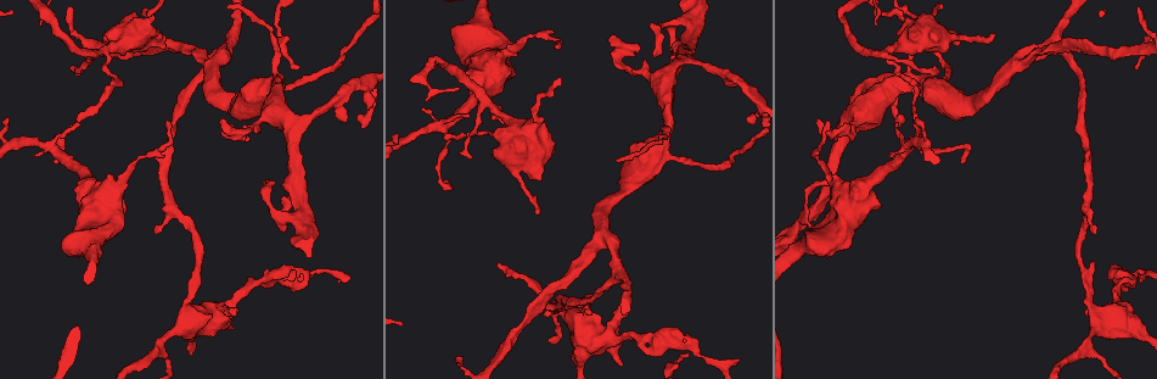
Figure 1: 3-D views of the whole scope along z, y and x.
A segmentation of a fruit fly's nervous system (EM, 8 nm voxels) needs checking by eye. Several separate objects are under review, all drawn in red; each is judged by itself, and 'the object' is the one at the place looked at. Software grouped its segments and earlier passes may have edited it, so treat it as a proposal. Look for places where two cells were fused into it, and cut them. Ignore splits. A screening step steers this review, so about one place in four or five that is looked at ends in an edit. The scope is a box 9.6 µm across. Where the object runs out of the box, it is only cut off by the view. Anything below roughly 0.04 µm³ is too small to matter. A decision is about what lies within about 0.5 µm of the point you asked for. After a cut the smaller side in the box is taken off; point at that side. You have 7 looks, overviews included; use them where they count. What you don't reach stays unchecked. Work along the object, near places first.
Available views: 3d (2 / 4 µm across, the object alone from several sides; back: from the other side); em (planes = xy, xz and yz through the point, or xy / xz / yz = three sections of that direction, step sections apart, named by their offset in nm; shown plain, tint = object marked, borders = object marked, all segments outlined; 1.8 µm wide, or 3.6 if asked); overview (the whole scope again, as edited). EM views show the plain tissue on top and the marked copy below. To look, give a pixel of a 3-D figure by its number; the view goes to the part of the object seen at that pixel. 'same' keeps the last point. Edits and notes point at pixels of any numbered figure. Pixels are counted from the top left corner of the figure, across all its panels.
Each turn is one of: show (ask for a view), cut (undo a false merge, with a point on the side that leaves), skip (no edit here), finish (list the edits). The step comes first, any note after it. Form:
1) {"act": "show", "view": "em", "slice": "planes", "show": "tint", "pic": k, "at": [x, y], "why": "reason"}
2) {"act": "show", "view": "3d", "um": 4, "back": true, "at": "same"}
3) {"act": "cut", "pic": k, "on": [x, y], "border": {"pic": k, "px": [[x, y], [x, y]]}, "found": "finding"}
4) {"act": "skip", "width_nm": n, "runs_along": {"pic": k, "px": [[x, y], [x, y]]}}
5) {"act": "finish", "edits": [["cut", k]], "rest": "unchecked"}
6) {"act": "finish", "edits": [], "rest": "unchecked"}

{"act": "show", "view": "em", "um": 3.6, "slice": "xz", "step": 16, "show": "tint", "pic": 1, "at": [612, 340], "why": "sudden change in width"}

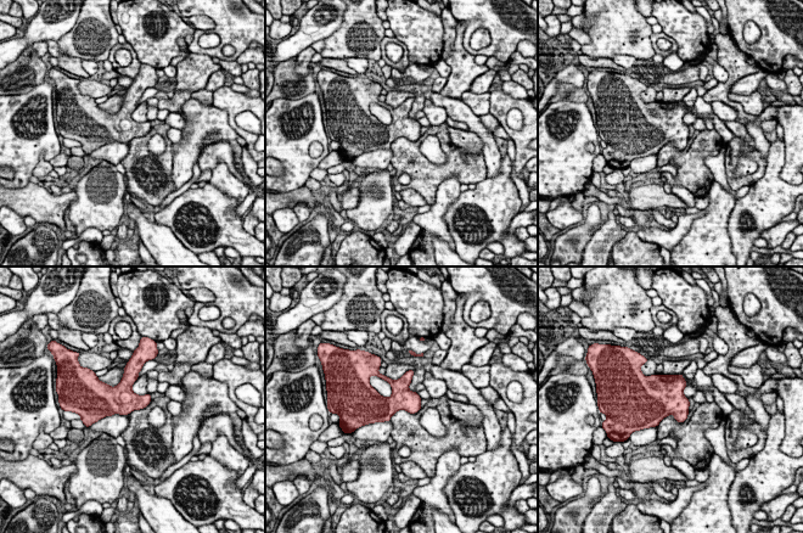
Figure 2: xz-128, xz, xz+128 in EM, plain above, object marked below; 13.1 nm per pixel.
{"act": "show", "view": "em", "um": 3.6, "slice": "planes", "show": "tint", "at": "same", "why": "cut it another way"}

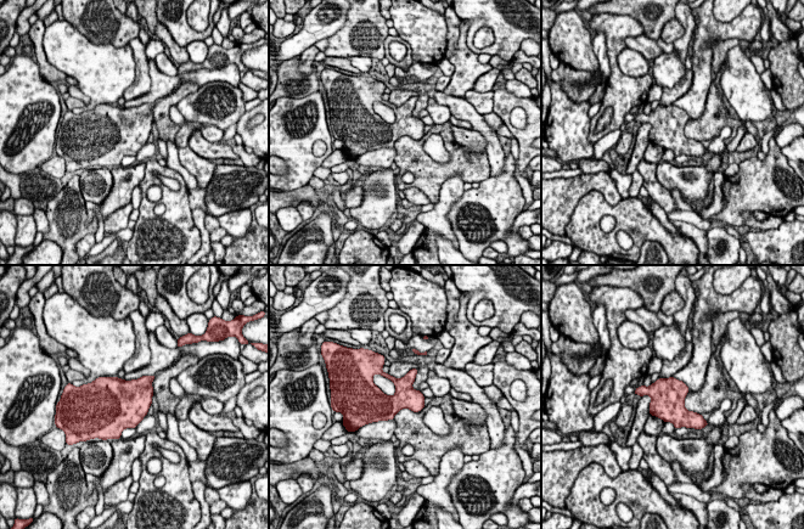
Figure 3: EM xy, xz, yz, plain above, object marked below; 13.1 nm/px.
{"act": "skip", "width_nm": 320, "found": "one cell here"}

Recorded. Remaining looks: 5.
{"act": "show", "view": "em", "slice": "planes", "show": "tint", "pic": 1, "at": [111, 85]}

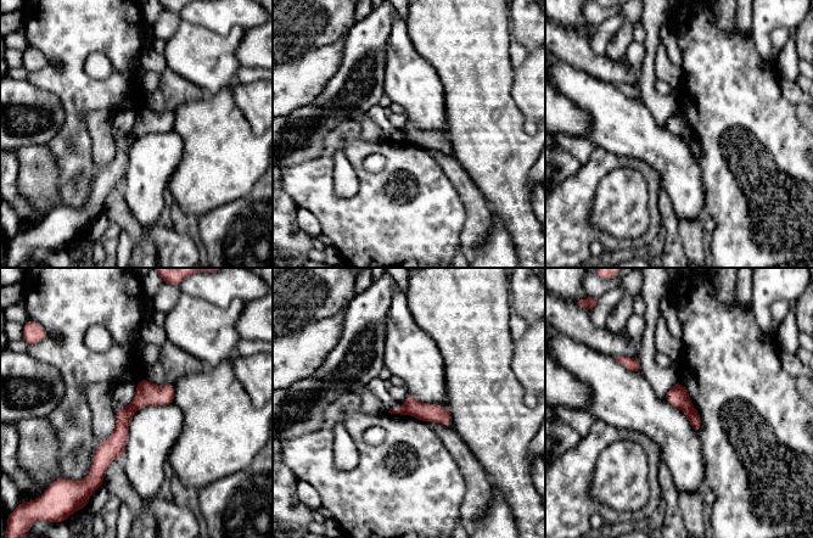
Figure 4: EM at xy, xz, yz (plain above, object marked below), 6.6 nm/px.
{"act": "cut", "pic": 4, "on": [430, 413], "border": {"pic": 4, "px": [[404, 403], [408, 413]]}, "found": "two cells meet here"}

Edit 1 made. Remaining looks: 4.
{"act": "show", "view": "overview", "why": "redraw"}

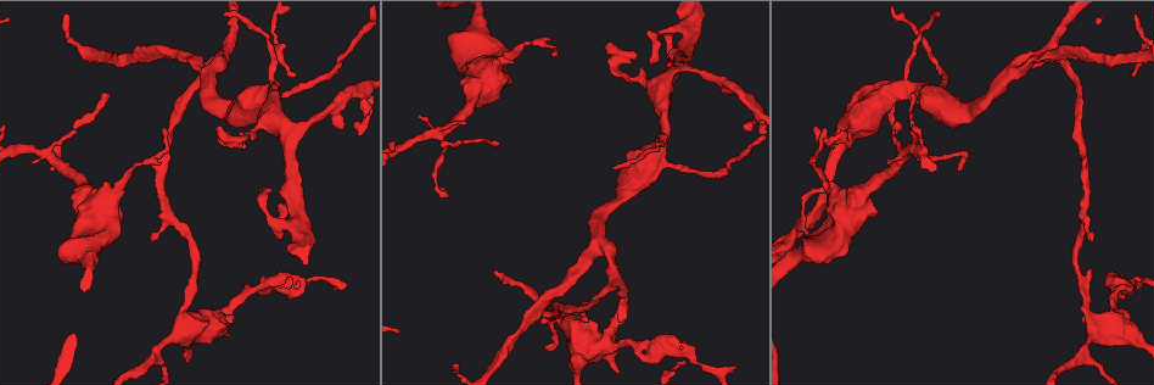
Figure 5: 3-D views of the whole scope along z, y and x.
{"act": "show", "view": "3d", "um": 2, "pic": 5, "at": [441, 133], "why": "abrupt turn"}

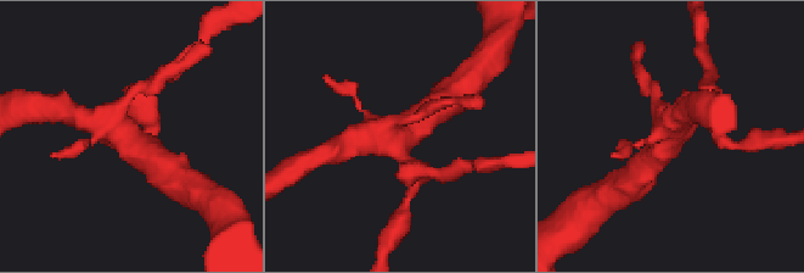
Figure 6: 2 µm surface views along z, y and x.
{"act": "show", "view": "em", "slice": "yz", "step": 16, "show": "tint", "pic": 6, "at": [397, 138]}

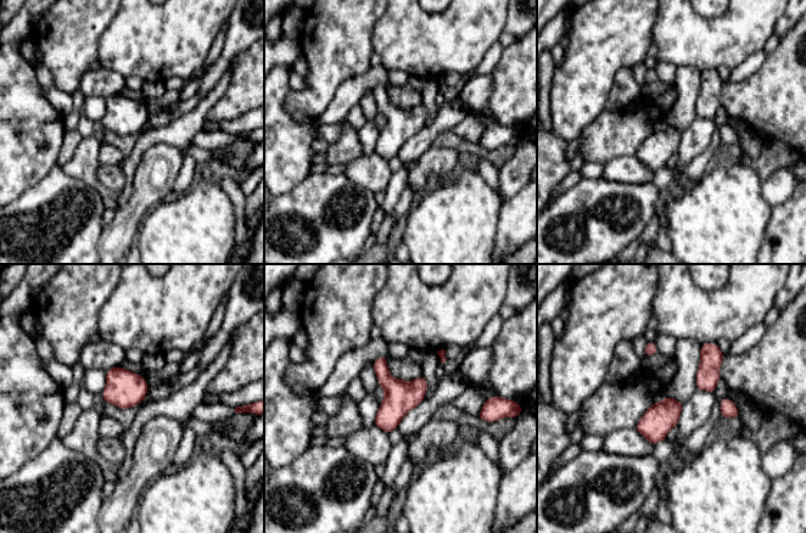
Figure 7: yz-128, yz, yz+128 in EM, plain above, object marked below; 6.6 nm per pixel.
{"act": "show", "view": "em", "slice": "planes", "show": "tint", "at": "same"}

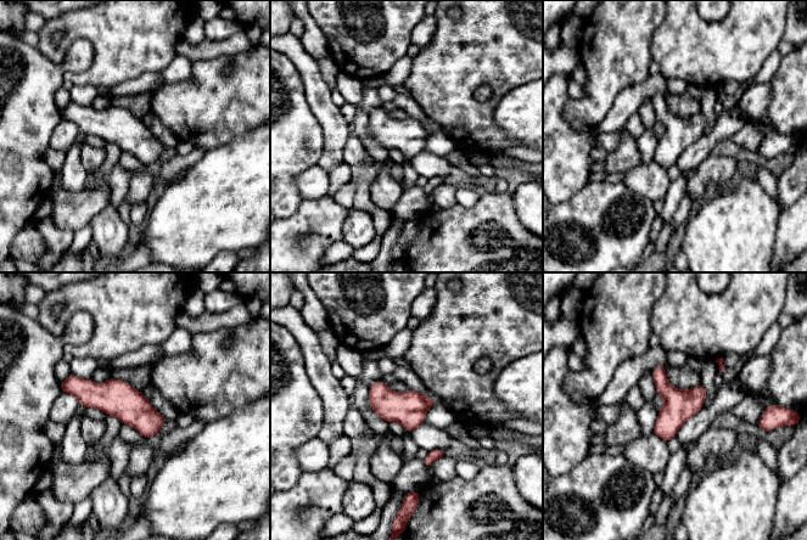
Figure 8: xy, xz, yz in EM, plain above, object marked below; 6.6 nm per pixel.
{"act": "skip", "runs_along": {"pic": 8, "px": [[66, 383], [161, 420]]}, "found": "continuous, no second cell"}

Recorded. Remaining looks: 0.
{"act": "finish", "edits": [["cut", 4]], "rest": "unchecked"}

